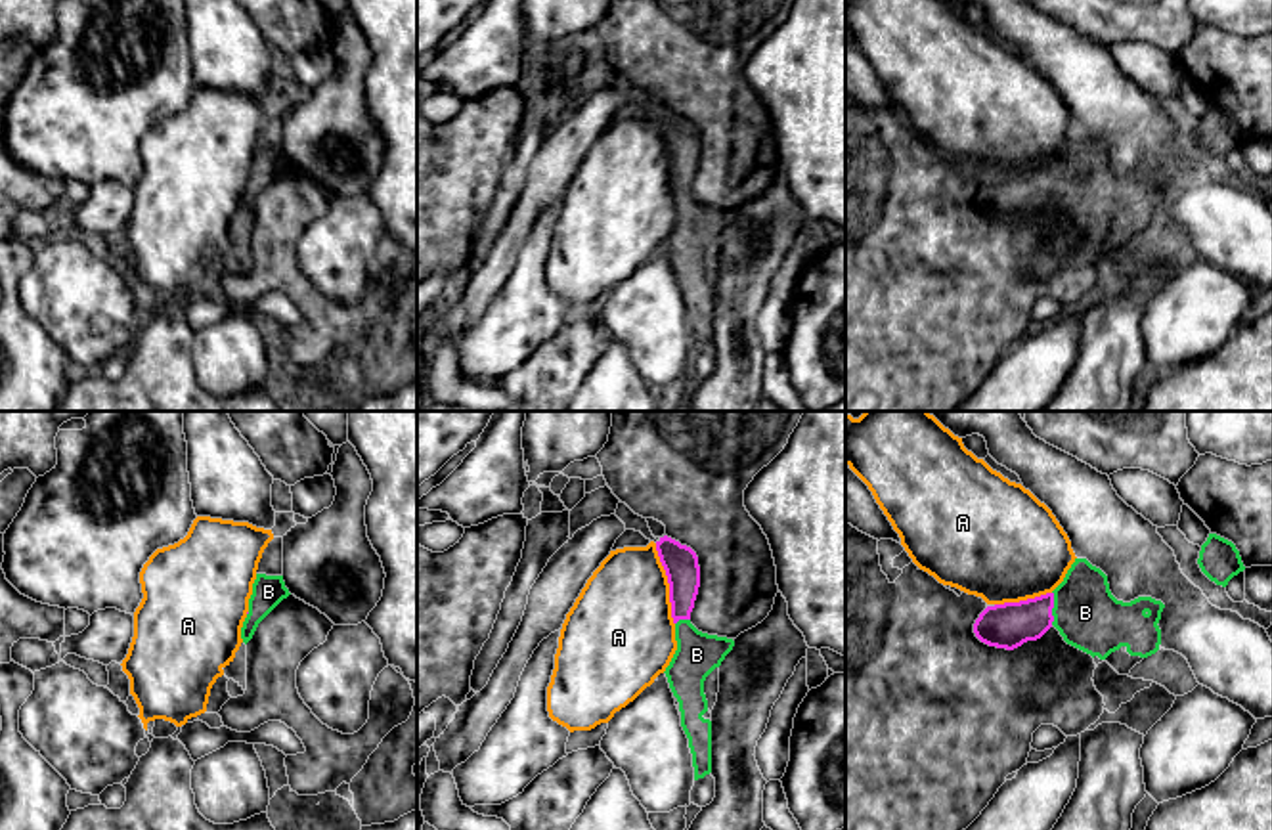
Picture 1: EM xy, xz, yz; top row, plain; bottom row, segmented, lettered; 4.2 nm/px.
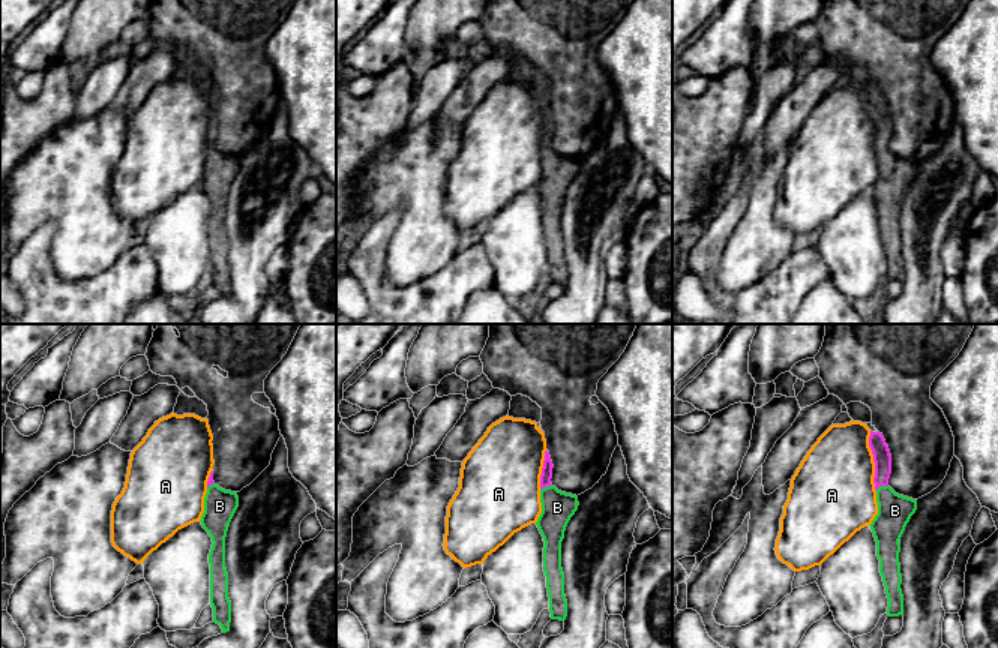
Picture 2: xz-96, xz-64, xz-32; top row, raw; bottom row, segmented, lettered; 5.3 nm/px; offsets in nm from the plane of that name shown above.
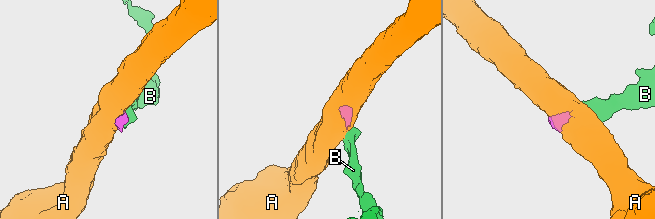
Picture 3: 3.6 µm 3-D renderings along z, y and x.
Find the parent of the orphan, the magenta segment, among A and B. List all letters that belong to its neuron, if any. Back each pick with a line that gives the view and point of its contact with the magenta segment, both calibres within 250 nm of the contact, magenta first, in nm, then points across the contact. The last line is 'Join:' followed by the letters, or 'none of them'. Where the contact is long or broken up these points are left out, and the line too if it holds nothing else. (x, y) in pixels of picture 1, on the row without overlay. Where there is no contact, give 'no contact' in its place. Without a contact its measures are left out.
B: contact yz (1052, 178); calibres 190 and 280 nm; way yz (1007, 197), (1030, 192), (1052, 178), (1081, 180), (1085, 184)
Join: B

